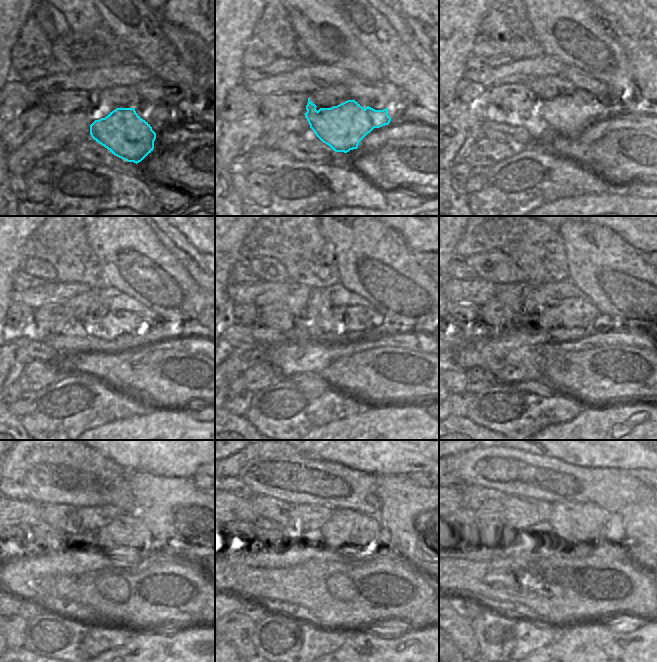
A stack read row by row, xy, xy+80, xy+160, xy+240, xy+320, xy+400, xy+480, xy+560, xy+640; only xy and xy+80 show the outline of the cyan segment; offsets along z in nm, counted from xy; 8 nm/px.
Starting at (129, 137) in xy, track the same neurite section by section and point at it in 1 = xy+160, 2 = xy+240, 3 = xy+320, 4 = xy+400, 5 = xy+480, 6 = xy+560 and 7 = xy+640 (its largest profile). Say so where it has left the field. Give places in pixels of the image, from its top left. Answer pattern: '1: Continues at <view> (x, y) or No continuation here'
1: Continues at xy+160 (566, 115)
2: Continues at xy+240 (113, 324)
3: Continues at xy+320 (340, 320)
4: Continues at xy+400 (579, 315)
5: Continues at xy+480 (127, 532)
6: Continues at xy+560 (352, 528)
7: Continues at xy+640 (573, 523)

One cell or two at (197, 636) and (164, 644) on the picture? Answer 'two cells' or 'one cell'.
one cell

